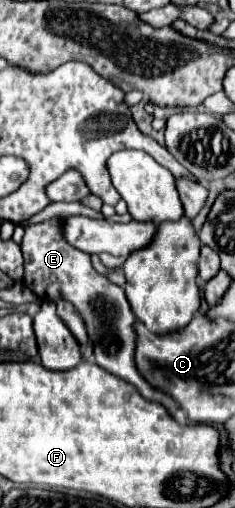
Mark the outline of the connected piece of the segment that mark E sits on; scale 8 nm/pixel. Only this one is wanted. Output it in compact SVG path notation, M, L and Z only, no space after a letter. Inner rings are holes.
M53 217L24 228L21 251L25 257L25 285L41 299L45 297L53 303L61 299L69 301L87 325L87 335L97 357L95 363L99 363L105 371L117 375L119 379L135 385L145 399L161 403L174 415L178 409L176 402L163 391L151 387L135 369L135 315L127 303L123 289L93 269L89 253L83 253L67 243L67 239L63 237L63 221L63 217Z

